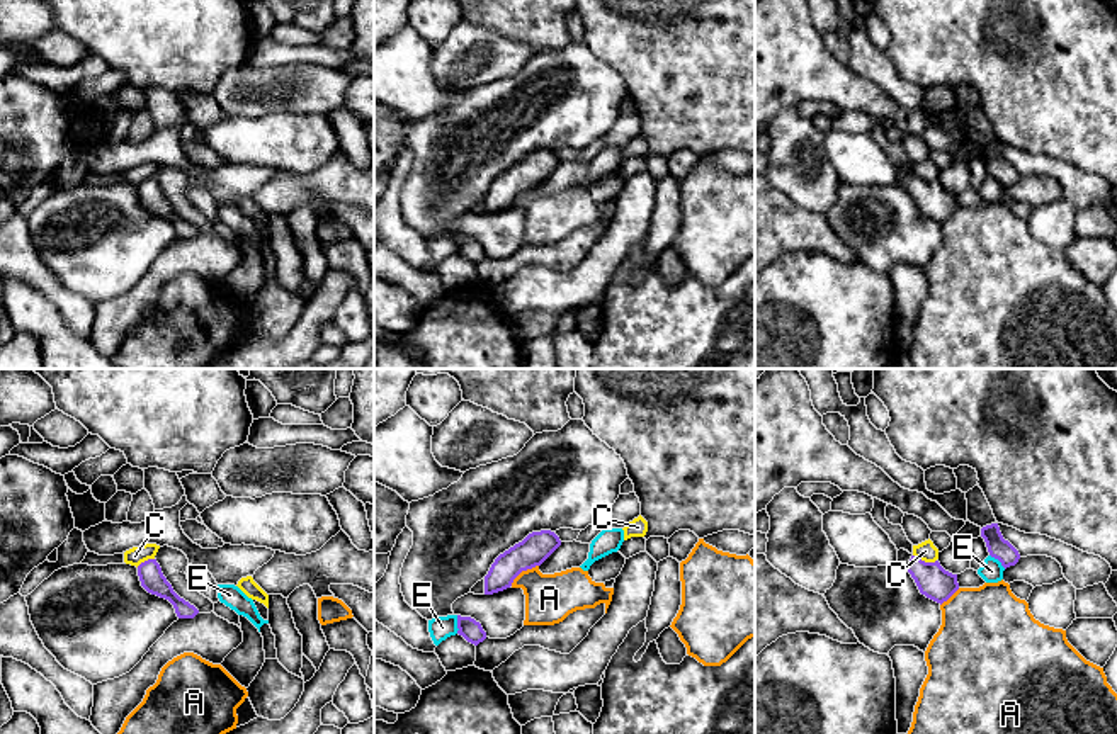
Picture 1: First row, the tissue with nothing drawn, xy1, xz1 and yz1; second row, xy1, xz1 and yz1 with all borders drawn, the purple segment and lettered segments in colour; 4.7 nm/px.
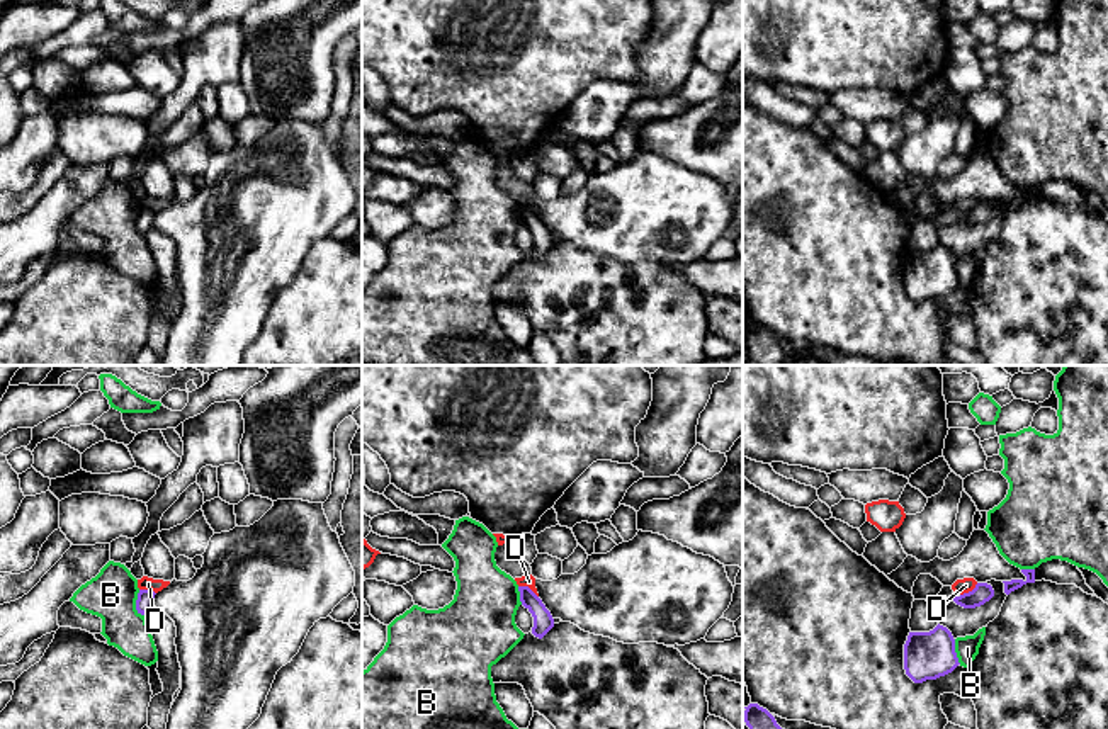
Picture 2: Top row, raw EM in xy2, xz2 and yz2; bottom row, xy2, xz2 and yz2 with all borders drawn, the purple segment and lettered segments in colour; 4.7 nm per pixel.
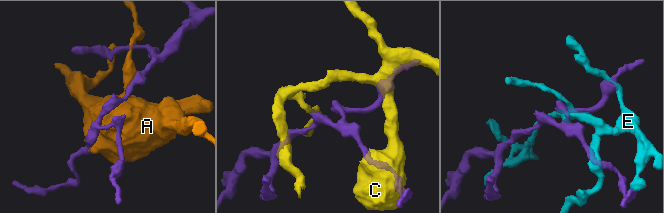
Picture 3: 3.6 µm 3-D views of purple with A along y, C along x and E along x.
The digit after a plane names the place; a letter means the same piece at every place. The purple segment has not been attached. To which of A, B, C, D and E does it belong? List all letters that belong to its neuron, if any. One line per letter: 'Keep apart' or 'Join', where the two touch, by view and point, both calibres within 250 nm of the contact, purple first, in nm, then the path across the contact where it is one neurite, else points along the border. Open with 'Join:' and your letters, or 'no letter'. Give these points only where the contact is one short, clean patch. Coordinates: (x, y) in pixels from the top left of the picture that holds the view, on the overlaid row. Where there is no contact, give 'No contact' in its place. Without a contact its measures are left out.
Join: no letter
A: Keep apart. Touches purple at xz1 (522, 570). Thickness 150 nm (purple) against 240 nm
B: Keep apart. Touches purple at xy2 (136, 604). Thickness 90 nm (purple) against 240 nm
C: Keep apart. Touches purple at yz1 (924, 561). Thickness 160 nm (purple) against 90 nm
D: Keep apart. Touches purple at xz2 (529, 588). Thickness 100 nm (purple) against 50 nm. Boundary: xz2 (519, 585), (525, 585), (537, 597)
E: Keep apart. Touches purple at xz1 (458, 624). Thickness 100 nm (purple) against 110 nm

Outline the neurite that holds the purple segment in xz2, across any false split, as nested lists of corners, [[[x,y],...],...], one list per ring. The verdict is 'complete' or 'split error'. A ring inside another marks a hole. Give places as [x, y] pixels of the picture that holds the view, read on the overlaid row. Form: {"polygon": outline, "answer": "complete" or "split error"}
{"polygon": [[[518,586],[518,591],[522,605],[534,617],[532,634],[542,639],[554,627],[554,619],[542,600],[529,586]]], "answer": "complete"}

